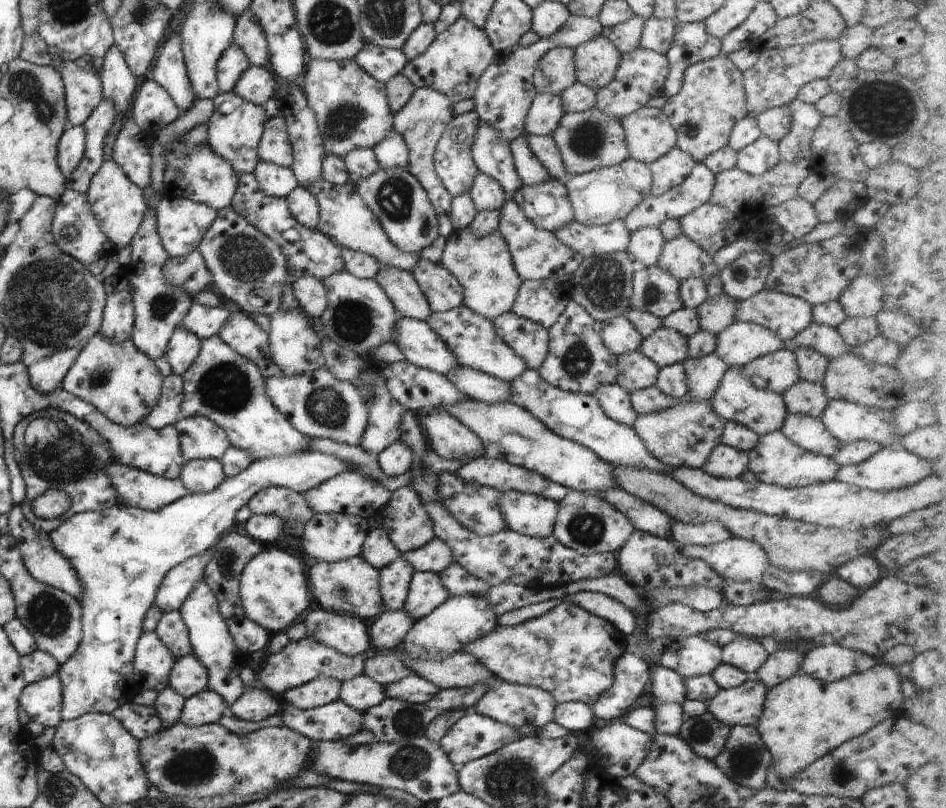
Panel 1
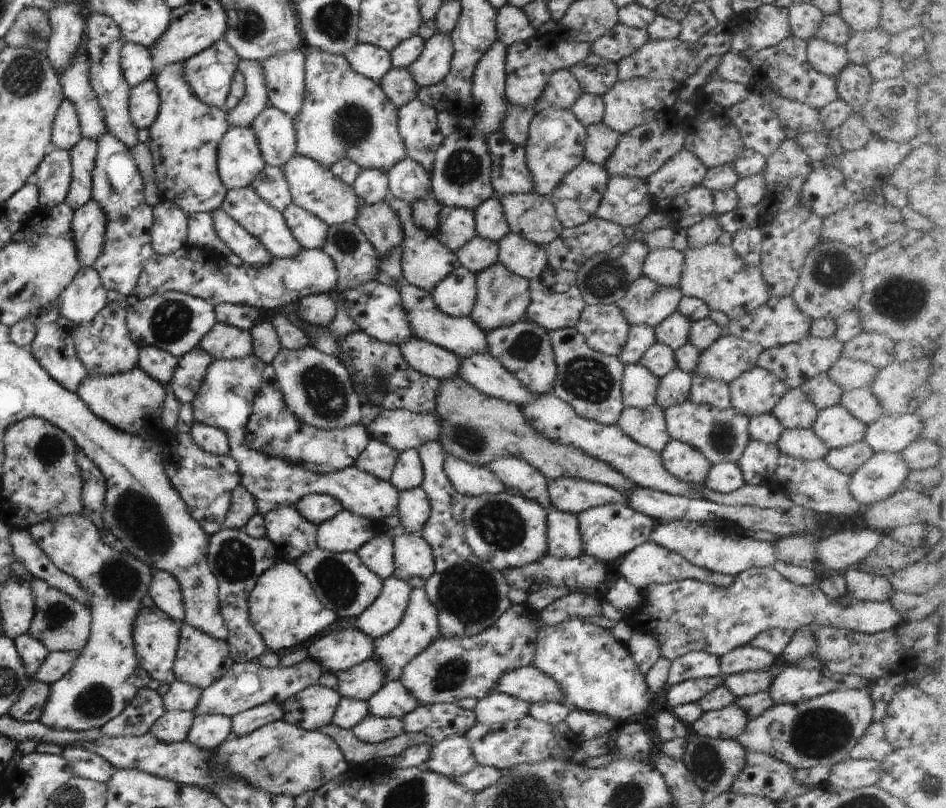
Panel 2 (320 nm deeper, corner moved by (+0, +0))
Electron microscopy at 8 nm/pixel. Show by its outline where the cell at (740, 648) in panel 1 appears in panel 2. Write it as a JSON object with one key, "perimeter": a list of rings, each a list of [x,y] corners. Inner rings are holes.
{"perimeter":[[[751,645],[734,648],[718,659],[722,677],[753,671],[767,671],[775,662],[775,657],[769,652]]]}

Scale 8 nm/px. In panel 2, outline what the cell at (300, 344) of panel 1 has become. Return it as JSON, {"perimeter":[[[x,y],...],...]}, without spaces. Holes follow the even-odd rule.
{"perimeter":[[[303,347],[294,351],[281,350],[269,365],[274,370],[284,403],[299,422],[325,430],[342,429],[349,425],[361,424],[361,400],[352,388],[347,370],[334,356],[322,353],[313,347]]]}

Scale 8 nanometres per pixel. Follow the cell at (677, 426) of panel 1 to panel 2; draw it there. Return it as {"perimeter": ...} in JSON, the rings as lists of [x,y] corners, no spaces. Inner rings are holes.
{"perimeter":[[[670,439],[660,452],[663,468],[677,480],[703,486],[710,462],[688,444]]]}

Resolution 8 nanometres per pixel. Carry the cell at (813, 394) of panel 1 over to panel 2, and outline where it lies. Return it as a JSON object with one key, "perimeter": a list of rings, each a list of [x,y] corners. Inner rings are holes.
{"perimeter":[[[799,388],[788,389],[771,408],[783,429],[810,429],[818,410]]]}

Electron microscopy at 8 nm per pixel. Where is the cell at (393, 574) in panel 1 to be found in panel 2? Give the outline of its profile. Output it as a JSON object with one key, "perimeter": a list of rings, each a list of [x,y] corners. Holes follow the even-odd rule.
{"perimeter":[[[395,577],[382,580],[381,590],[375,597],[375,600],[363,612],[360,612],[359,616],[355,617],[354,628],[371,640],[381,638],[383,635],[391,632],[400,623],[411,589],[406,582]]]}

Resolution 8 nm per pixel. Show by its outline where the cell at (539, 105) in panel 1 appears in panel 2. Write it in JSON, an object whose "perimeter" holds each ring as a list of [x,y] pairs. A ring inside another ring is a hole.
{"perimeter":[[[547,107],[531,118],[524,148],[524,162],[530,172],[532,192],[547,198],[562,182],[562,178],[584,158],[585,127],[569,109]]]}

